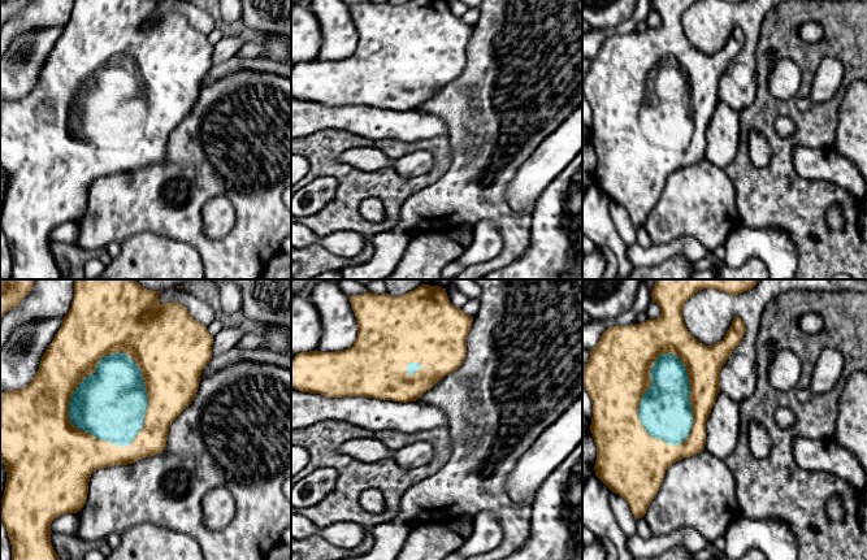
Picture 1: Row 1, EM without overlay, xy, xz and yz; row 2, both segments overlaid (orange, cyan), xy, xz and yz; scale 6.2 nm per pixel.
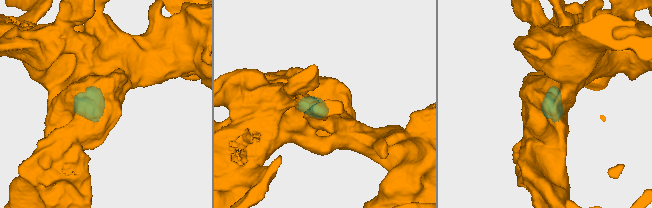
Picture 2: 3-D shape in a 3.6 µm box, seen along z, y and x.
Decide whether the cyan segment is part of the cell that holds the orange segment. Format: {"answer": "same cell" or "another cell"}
{"answer": "same cell"}

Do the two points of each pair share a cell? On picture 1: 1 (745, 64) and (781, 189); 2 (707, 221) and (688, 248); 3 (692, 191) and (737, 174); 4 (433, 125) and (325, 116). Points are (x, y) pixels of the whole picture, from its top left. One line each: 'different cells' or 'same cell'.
1: different cells
2: different cells
3: different cells
4: same cell

